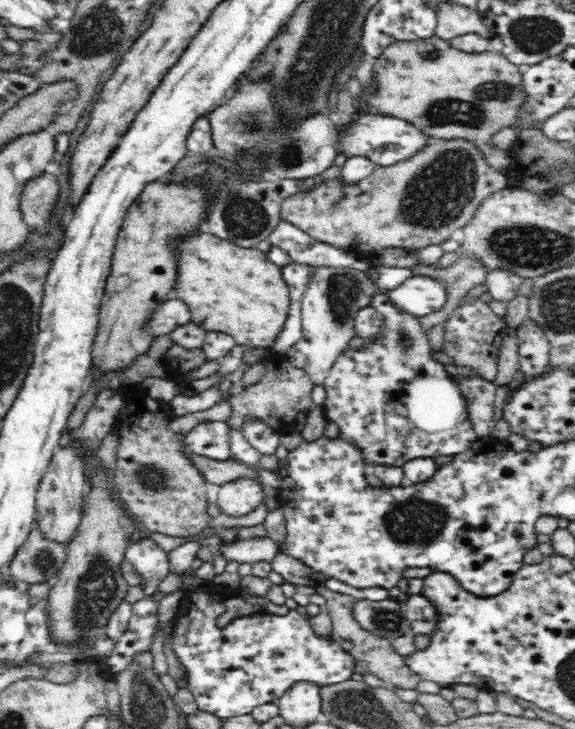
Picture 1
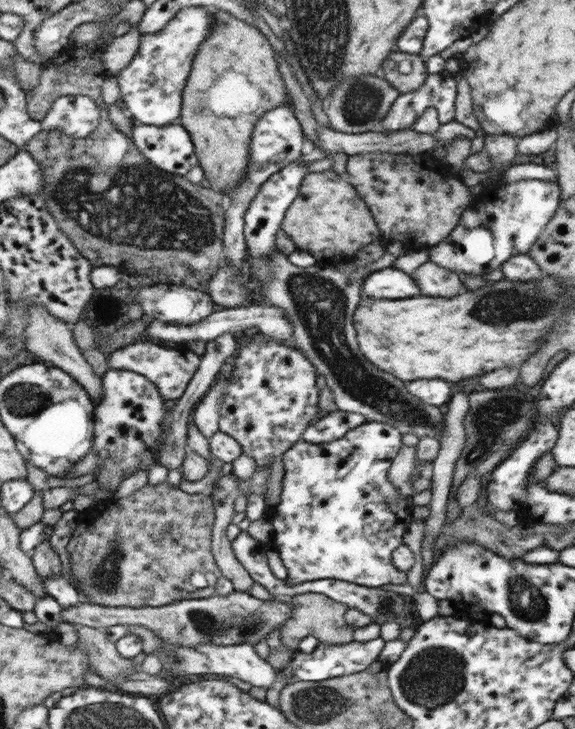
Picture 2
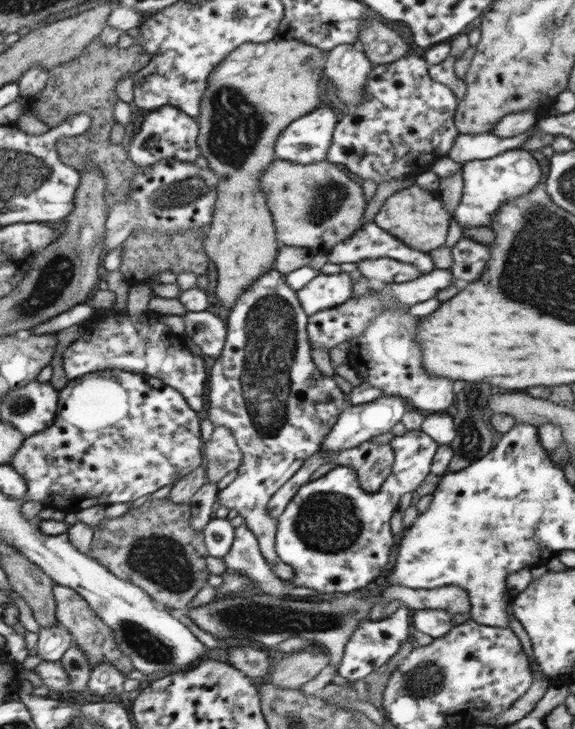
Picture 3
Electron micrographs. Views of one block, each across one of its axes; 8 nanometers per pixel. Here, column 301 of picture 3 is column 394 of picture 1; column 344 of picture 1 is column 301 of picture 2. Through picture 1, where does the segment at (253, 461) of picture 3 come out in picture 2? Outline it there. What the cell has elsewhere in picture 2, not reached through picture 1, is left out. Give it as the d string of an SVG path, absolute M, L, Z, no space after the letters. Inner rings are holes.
M252 339L237 349L237 356L230 380L225 386L219 431L240 443L243 453L256 461L255 472L250 477L250 492L246 495L249 521L260 520L266 503L264 494L270 472L270 462L280 460L285 452L303 440L304 431L312 418L318 414L318 390L316 390L316 368L312 360L302 351L286 348L276 342Z

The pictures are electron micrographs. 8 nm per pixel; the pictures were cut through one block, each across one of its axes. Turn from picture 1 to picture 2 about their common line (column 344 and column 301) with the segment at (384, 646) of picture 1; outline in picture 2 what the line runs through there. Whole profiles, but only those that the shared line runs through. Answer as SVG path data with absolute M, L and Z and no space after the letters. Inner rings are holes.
M318 593L293 596L290 603L293 606L293 611L286 619L284 627L280 629L281 642L286 645L286 648L292 651L299 650L298 644L307 636L313 636L319 640L319 643L323 642L324 644L348 644L353 640L352 635L355 629L349 626L344 619L346 605Z

